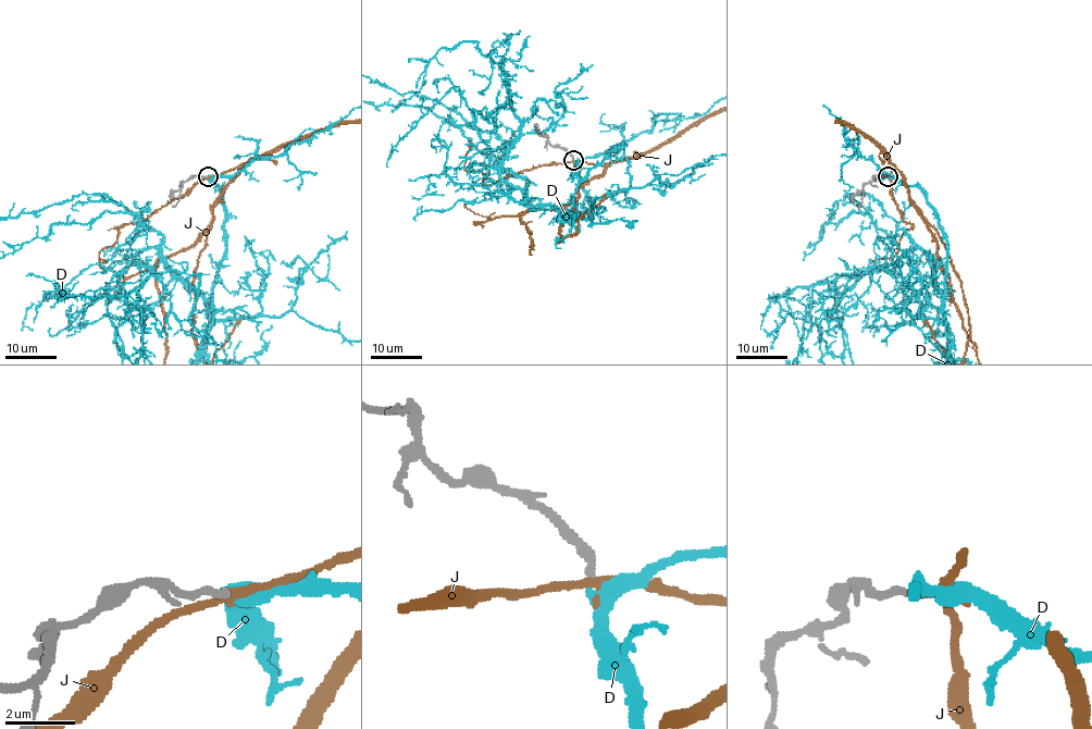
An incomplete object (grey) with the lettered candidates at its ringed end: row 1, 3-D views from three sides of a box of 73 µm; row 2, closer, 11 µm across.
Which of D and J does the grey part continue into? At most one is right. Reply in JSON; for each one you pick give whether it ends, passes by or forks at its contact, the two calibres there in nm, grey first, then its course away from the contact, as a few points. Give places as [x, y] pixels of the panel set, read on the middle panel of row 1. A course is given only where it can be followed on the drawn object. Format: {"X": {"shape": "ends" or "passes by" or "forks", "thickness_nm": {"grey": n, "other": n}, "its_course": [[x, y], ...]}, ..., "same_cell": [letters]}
{"D": {"shape": "passes by", "thickness_nm": {"grey": 240, "other": 320}}, "same_cell": ["D"]}

